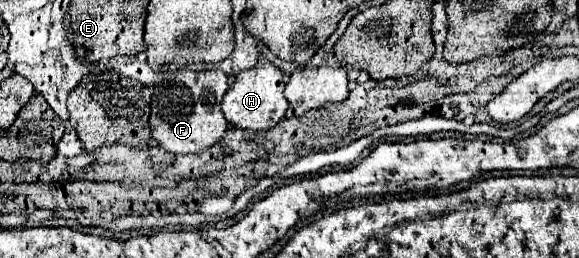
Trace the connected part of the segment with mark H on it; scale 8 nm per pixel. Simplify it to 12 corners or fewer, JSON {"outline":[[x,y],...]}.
{"outline":[[260,54],[224,94],[234,128],[268,130],[286,110],[284,74]]}

